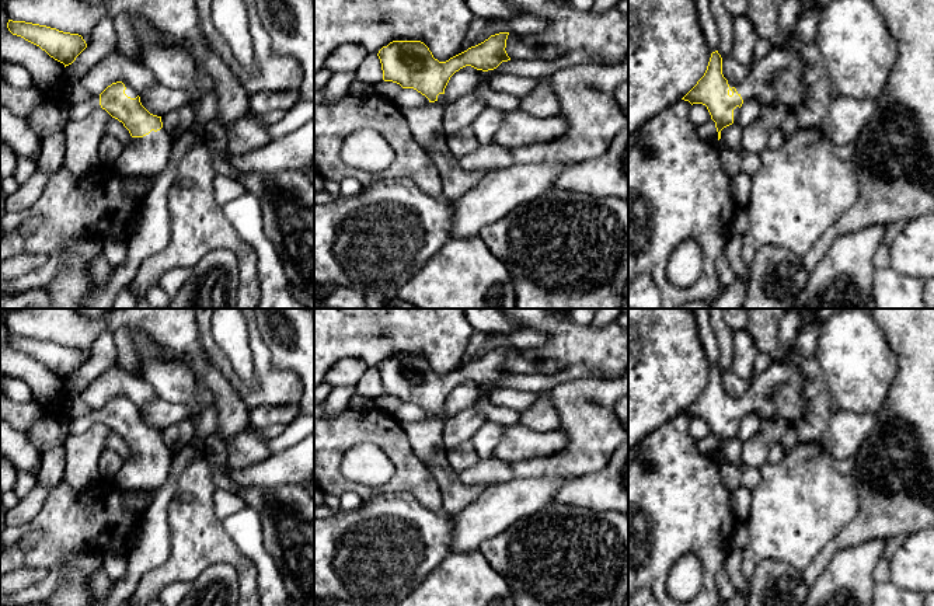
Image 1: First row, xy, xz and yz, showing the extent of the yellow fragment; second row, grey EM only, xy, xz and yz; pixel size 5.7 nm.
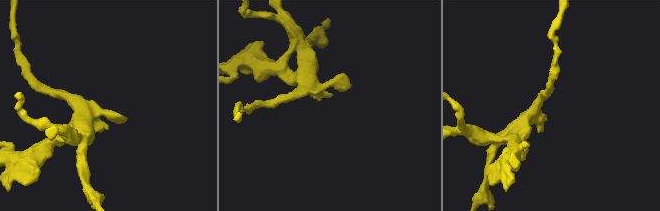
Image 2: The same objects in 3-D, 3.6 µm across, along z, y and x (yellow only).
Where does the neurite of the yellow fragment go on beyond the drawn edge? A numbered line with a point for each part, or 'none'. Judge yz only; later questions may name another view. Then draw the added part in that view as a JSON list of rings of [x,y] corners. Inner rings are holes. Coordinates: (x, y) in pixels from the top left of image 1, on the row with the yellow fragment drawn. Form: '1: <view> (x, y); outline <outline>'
1: yz (777, 77); outline [[[790,46],[777,48],[770,50],[764,58],[754,60],[749,67],[747,77],[742,83],[736,86],[731,83],[728,84],[731,88],[732,87],[736,88],[738,94],[742,97],[743,101],[753,98],[759,101],[762,107],[783,104],[787,108],[794,108],[805,101],[805,87],[804,87],[805,70],[806,70],[805,62],[799,58],[797,50],[791,49]]]

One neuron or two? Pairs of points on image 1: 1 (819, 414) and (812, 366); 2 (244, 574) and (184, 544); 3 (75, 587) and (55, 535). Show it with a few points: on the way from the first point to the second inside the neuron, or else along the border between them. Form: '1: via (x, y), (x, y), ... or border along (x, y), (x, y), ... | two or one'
1: via (818, 403), (814, 378) | one
2: via (233, 559), (215, 544), (199, 544) | one
3: border along (97, 553), (72, 554), (53, 591) | two

